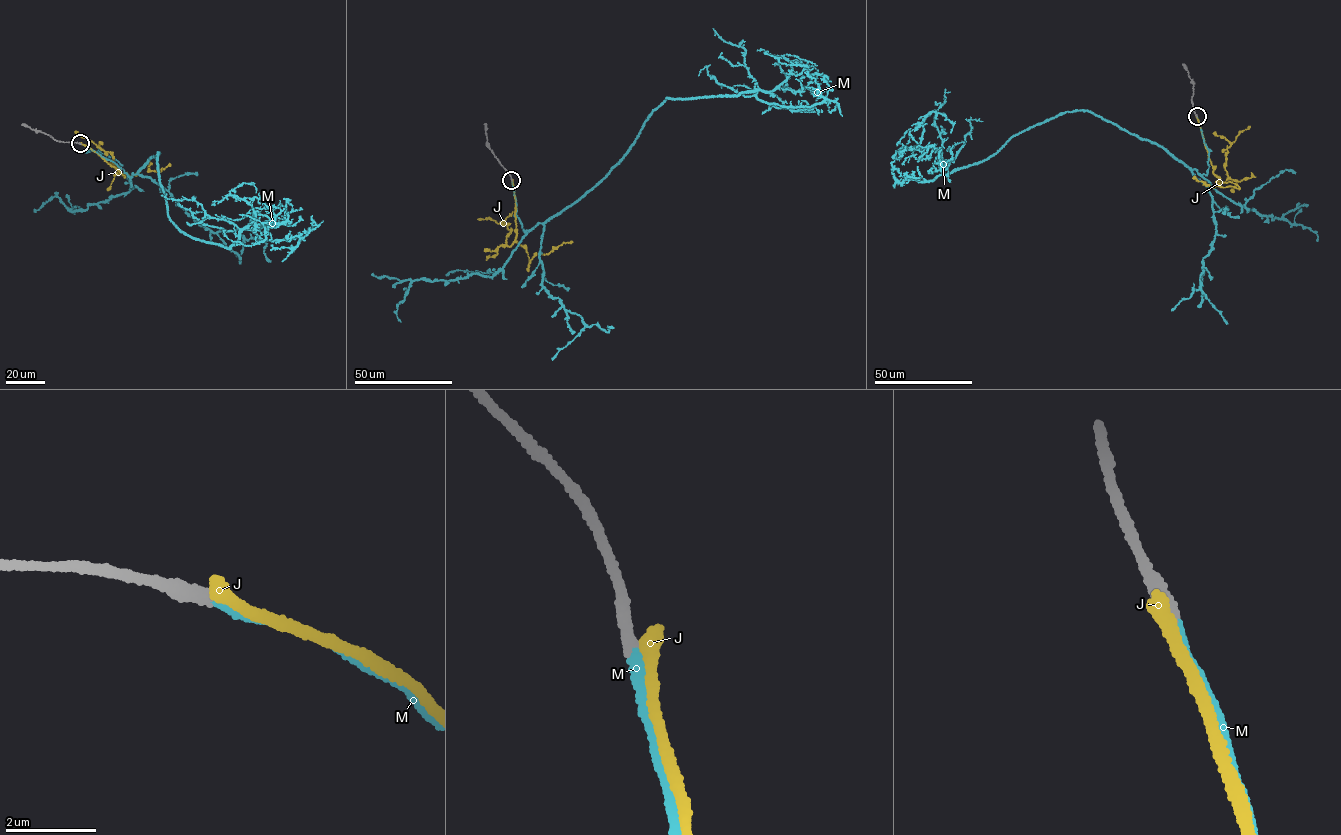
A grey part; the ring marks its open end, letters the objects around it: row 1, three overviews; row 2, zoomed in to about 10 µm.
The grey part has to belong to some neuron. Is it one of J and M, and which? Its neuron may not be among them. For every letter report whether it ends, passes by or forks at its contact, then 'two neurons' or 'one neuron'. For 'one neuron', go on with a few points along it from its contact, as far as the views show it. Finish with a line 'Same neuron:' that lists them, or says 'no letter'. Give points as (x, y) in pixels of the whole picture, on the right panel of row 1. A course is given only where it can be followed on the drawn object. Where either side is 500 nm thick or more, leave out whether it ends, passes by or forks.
J: it ends | two neurons
M: it ends | one neuron | via (1196, 116), (1209, 151), (1201, 175), (1084, 110), (948, 174), (931, 147), (893, 157), (909, 136)
Same neuron: M

